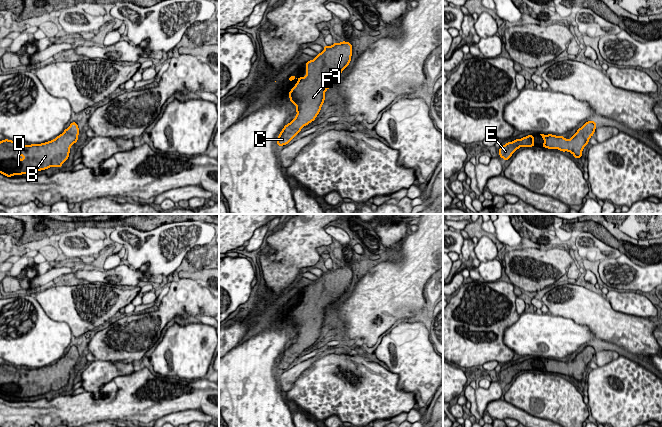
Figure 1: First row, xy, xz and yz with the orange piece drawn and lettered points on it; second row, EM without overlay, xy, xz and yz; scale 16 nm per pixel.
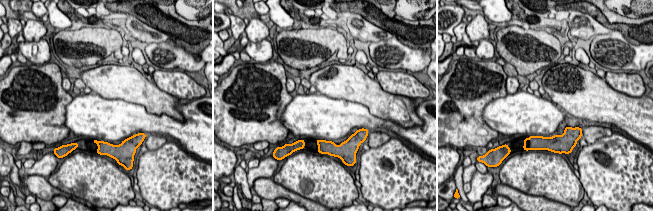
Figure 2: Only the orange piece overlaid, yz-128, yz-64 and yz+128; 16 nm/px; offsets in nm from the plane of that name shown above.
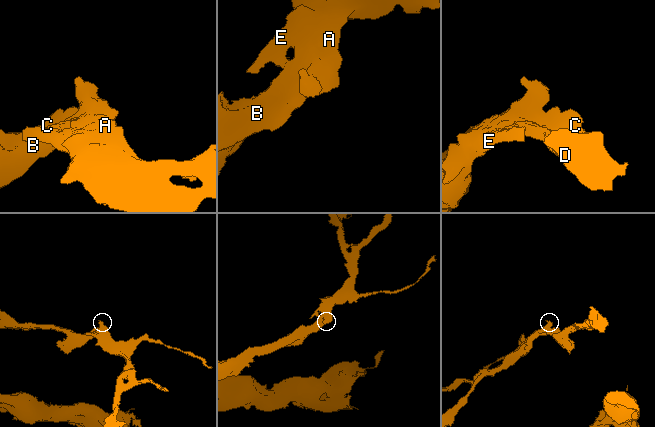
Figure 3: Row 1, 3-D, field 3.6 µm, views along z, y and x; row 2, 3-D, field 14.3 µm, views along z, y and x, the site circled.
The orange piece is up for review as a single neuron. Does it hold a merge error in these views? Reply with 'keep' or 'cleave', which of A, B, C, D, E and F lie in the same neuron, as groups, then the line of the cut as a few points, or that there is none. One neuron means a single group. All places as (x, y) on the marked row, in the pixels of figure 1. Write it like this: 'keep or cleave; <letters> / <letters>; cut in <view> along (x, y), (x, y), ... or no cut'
keep; A B C D E F; no cut

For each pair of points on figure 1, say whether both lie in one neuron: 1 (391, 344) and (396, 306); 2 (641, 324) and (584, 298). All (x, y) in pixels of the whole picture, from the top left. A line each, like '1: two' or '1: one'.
1: two
2: one

